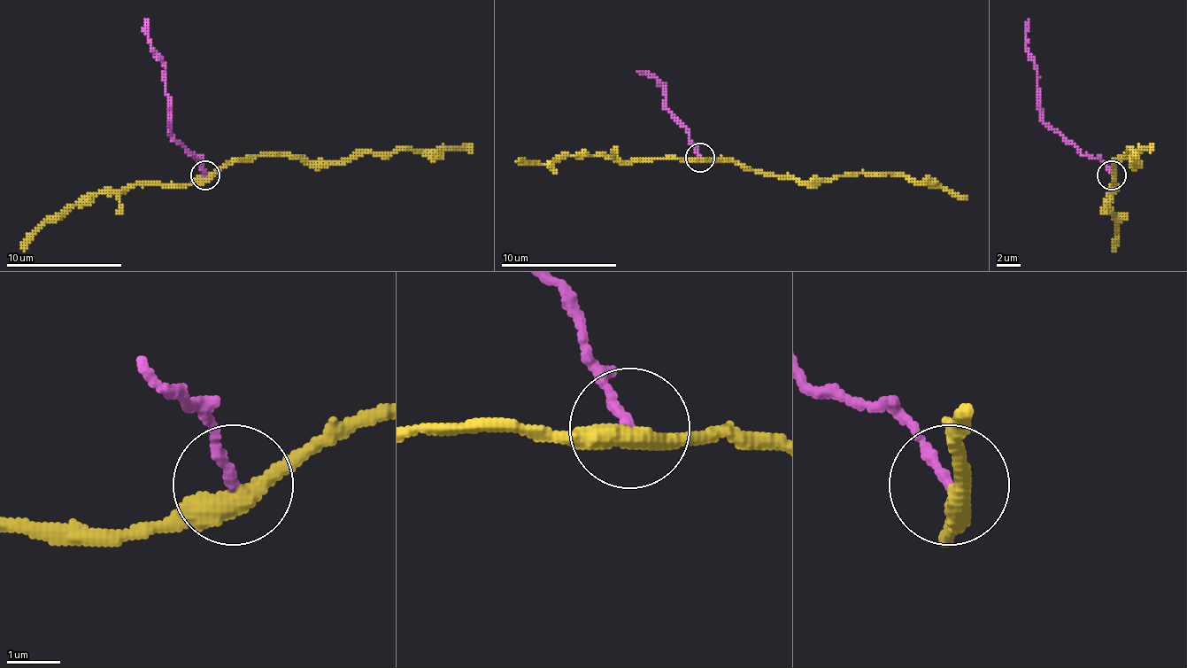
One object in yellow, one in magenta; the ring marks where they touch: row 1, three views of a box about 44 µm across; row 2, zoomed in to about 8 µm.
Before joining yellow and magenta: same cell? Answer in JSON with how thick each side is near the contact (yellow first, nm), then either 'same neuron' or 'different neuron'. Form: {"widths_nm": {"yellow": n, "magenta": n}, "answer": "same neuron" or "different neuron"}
{"widths_nm": {"yellow": 360, "magenta": 180}, "answer": "different neuron"}

